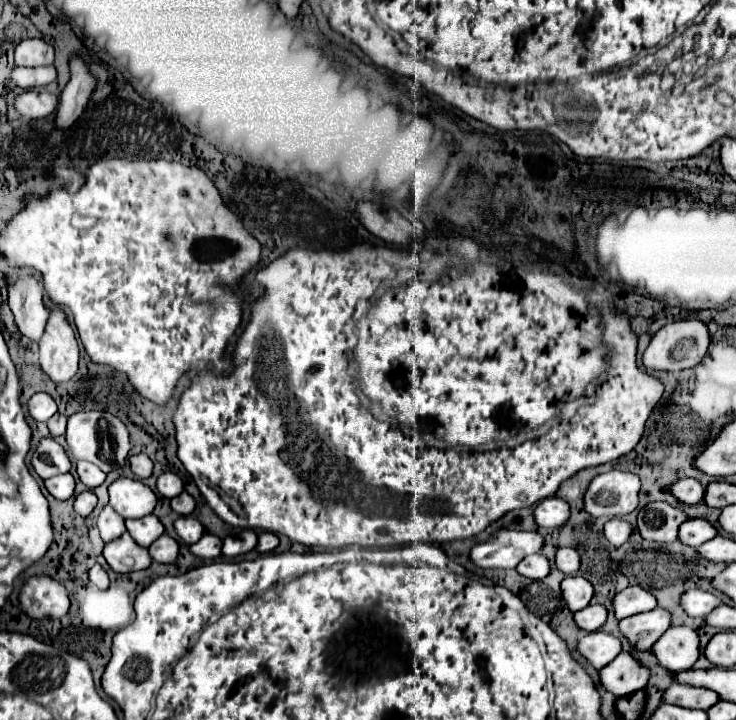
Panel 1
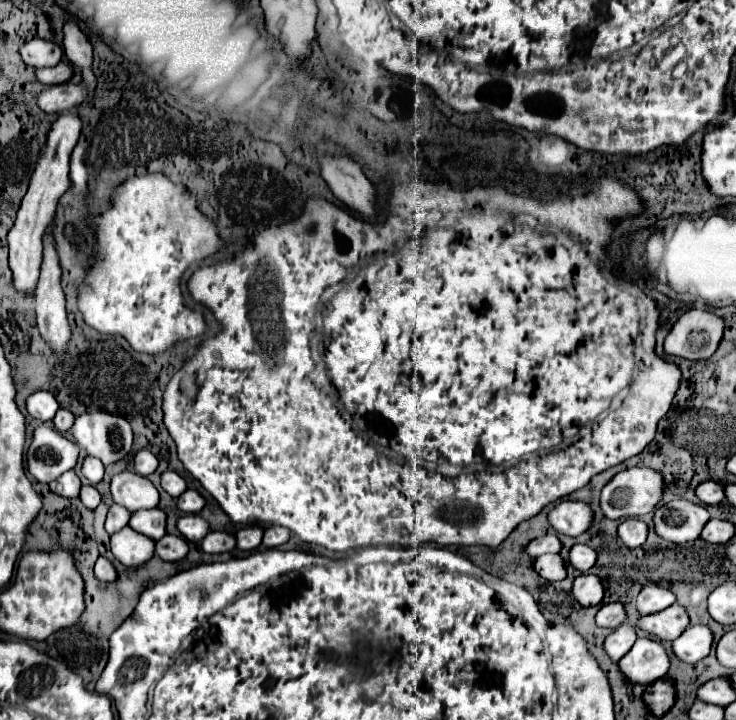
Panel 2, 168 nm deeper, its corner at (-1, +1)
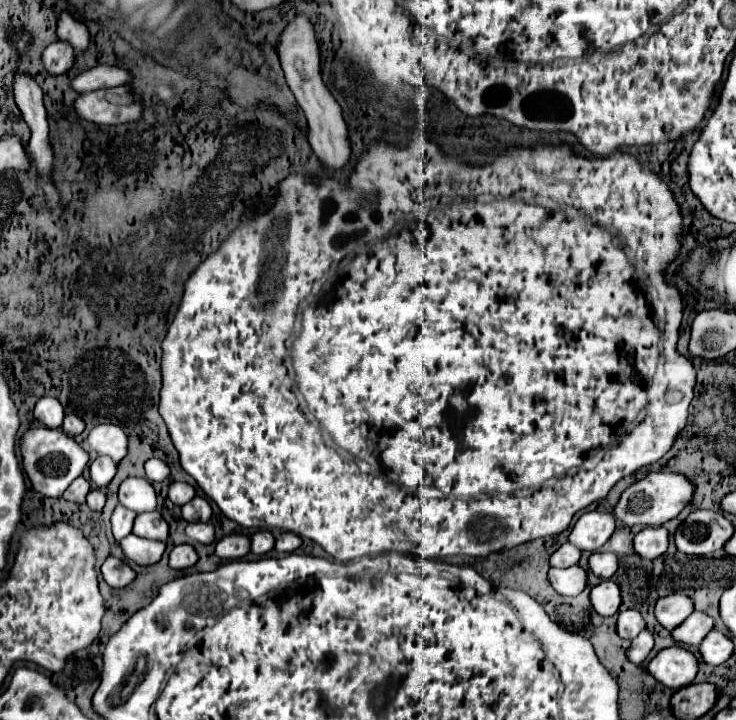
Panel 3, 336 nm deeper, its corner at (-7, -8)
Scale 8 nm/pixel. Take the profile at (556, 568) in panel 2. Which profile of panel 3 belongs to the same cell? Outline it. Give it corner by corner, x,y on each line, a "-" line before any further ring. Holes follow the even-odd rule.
574,565
574,567
566,567
566,569
556,569
552,567
548,573
548,579
552,583
552,587
566,597
576,597
580,595
586,585
588,585
588,575
582,567

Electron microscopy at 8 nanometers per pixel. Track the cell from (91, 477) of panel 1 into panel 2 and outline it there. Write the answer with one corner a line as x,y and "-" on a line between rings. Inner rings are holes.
86,456
84,464
82,464
82,474
90,480
90,484
98,484
104,478
104,466
98,458

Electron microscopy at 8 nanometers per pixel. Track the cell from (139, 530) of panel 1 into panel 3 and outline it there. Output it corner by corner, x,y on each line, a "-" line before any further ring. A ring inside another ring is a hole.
158,511
140,513
134,521
132,533
138,537
146,537
146,539
166,541
168,539
168,523
162,519
162,515

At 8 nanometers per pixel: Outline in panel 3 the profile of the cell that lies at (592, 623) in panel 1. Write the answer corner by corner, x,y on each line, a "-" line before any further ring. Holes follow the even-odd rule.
634,609
622,611
618,615
618,635
622,639
634,639
642,629
646,627
646,621
642,619
642,615

